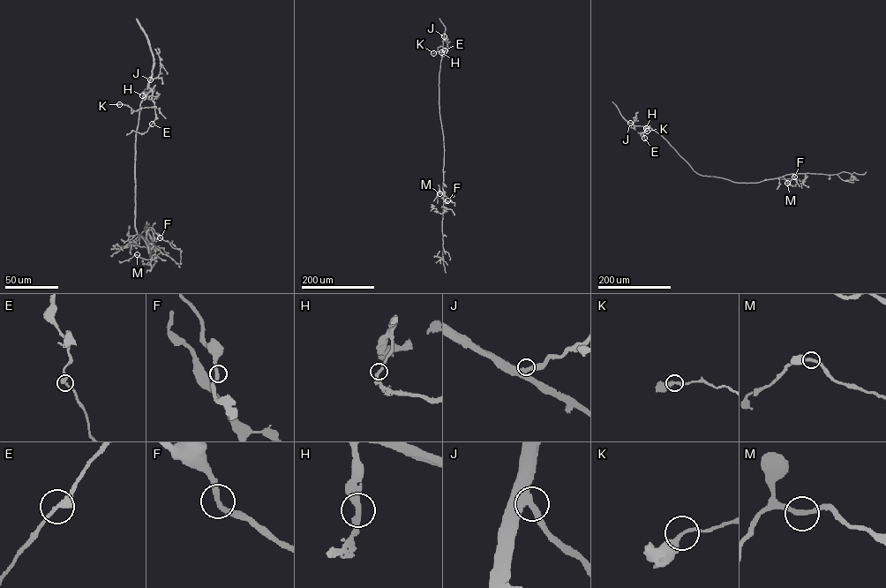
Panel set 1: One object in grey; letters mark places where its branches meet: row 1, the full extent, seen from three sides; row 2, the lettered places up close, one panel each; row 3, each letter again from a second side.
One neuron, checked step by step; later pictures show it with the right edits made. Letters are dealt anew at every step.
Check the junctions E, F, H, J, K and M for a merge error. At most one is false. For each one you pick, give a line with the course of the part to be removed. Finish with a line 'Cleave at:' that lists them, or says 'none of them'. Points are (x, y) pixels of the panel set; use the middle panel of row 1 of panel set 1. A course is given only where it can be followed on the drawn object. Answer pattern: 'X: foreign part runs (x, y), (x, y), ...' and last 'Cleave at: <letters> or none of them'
Cleave at: none of them

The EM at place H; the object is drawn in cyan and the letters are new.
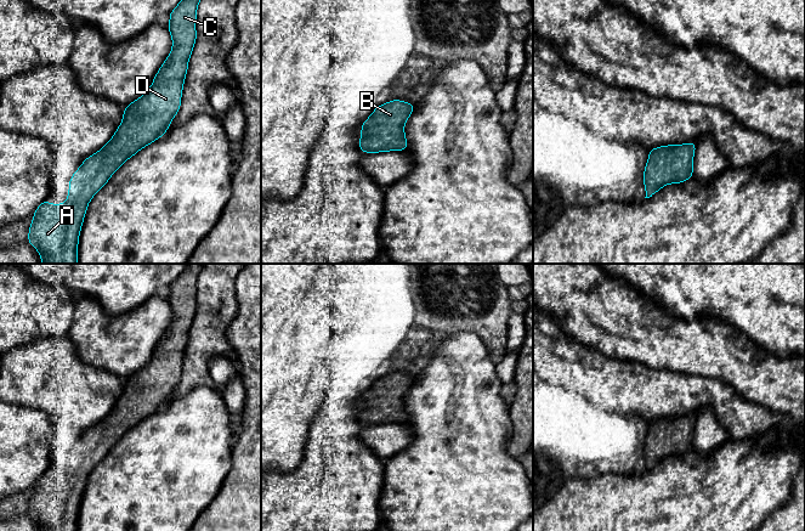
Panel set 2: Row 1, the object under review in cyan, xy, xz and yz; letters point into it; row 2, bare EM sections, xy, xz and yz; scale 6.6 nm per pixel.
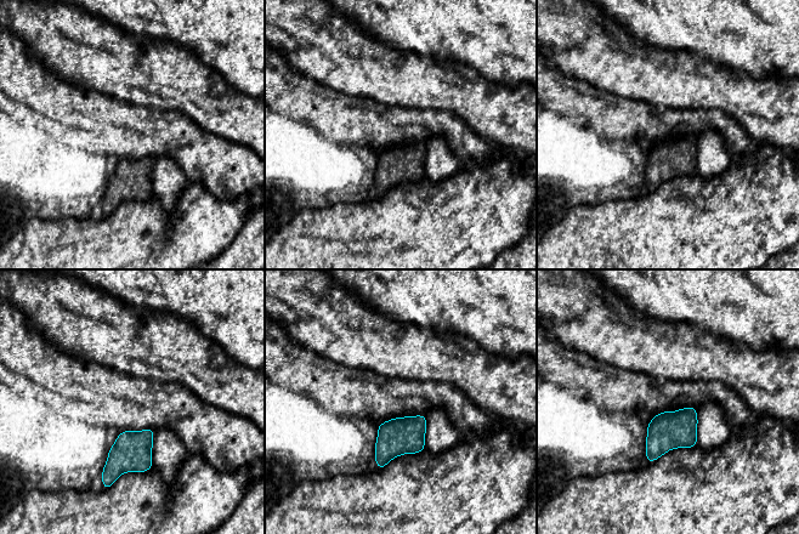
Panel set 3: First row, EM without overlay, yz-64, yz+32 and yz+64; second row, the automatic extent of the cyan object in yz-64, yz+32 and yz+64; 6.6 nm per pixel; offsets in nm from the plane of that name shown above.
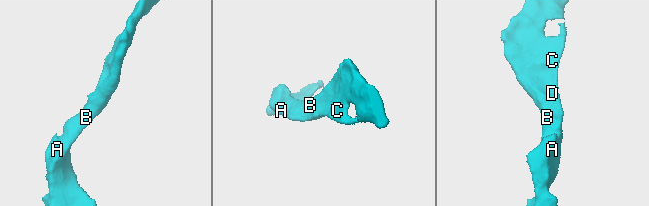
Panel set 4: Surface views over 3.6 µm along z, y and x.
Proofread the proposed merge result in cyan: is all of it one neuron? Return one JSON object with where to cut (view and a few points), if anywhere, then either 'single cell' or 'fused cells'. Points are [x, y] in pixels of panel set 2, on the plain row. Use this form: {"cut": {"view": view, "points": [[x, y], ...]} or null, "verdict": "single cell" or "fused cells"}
{"cut": null, "verdict": "single cell"}

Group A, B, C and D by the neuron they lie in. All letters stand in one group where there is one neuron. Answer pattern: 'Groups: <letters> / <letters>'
Groups: A B C D

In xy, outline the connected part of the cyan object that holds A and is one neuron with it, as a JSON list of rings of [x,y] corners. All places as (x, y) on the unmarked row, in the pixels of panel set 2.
[[[187,264],[169,286],[170,294],[166,300],[171,306],[172,321],[168,331],[155,346],[148,363],[124,379],[123,392],[108,416],[87,429],[69,451],[68,473],[62,476],[50,476],[45,471],[34,484],[27,512],[39,524],[41,531],[78,531],[79,507],[90,473],[127,431],[169,402],[181,379],[188,334],[197,312],[197,281],[202,270],[203,264]]]

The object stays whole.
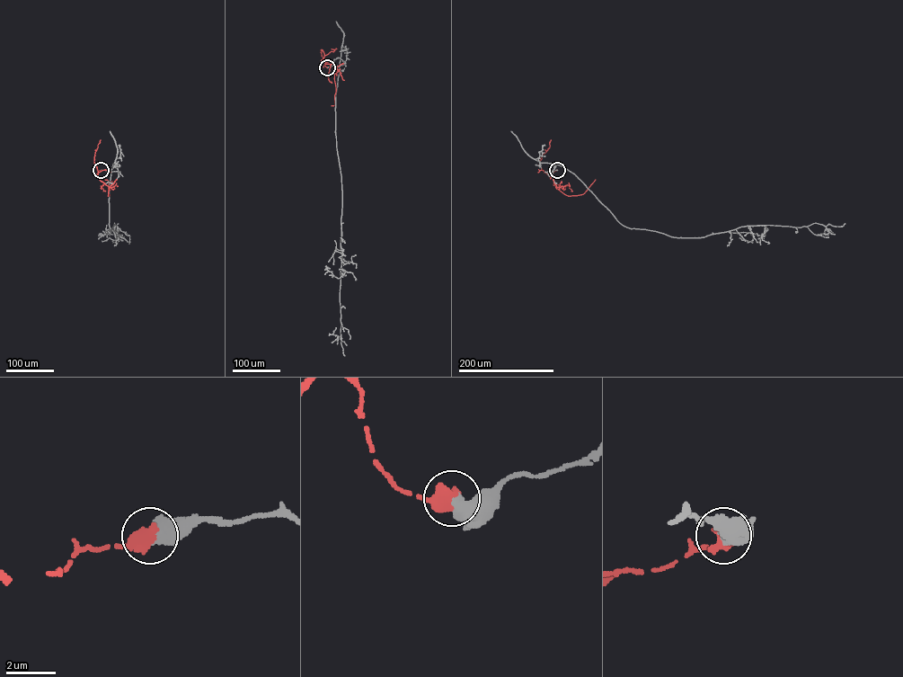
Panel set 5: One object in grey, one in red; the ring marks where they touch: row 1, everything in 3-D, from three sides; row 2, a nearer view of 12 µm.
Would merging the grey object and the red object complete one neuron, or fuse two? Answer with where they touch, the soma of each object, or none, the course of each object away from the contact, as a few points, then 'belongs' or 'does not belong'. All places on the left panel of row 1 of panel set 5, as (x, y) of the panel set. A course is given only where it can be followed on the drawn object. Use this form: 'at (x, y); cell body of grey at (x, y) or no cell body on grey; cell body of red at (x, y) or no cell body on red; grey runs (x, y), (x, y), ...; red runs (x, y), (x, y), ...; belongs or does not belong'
at (101, 170); no cell body on grey; no cell body on red; grey runs (101, 170), (108, 173), (118, 169), (112, 164), (109, 183), (109, 225), (116, 237), (113, 226), (118, 223); red runs (101, 170), (98, 176), (109, 186), (108, 196), (109, 181), (105, 179); does not belong

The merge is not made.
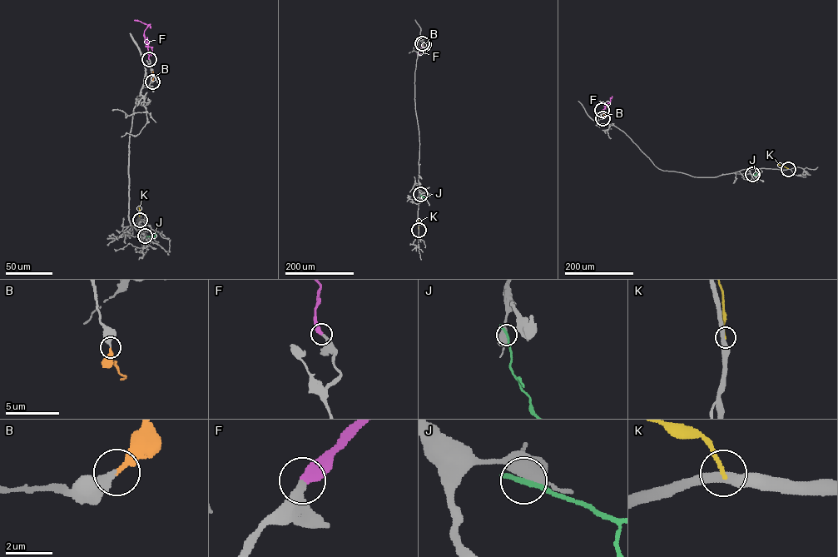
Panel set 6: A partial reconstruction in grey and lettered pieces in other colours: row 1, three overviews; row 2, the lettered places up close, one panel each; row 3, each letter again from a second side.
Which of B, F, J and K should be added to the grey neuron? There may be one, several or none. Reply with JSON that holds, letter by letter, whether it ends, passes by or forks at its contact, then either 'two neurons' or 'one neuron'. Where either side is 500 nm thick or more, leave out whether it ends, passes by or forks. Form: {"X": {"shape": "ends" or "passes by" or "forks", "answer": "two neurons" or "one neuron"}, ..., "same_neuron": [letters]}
{"B": {"shape": "ends", "answer": "one neuron"}, "F": {"shape": "ends", "answer": "one neuron"}, "J": {"shape": "ends", "answer": "two neurons"}, "K": {"shape": "ends", "answer": "two neurons"}, "same_neuron": ["B", "F"]}

